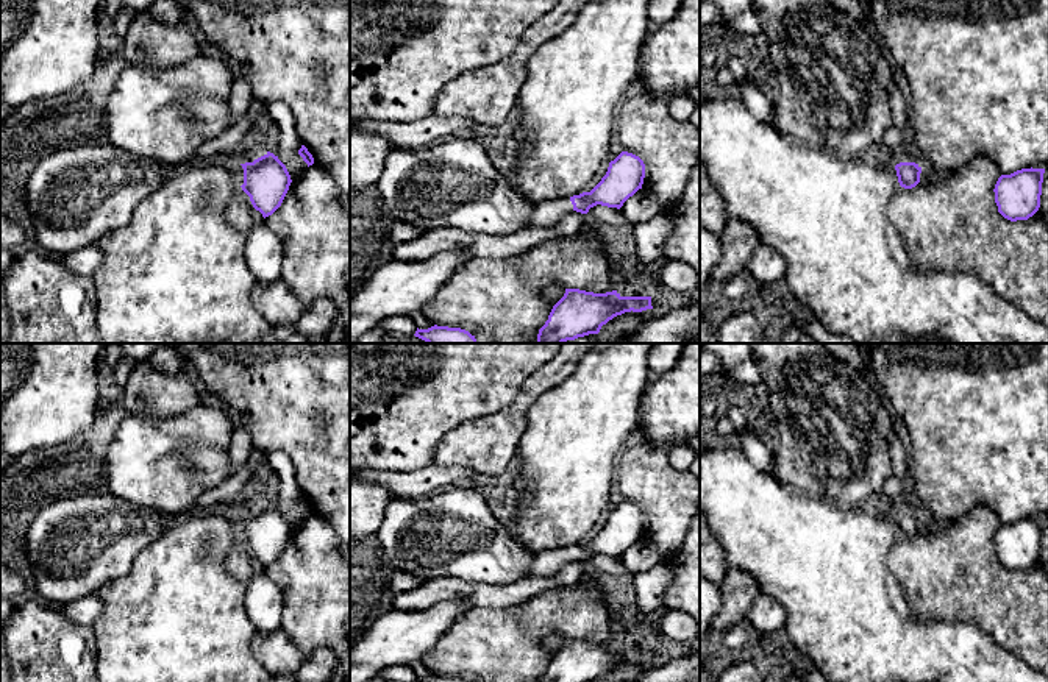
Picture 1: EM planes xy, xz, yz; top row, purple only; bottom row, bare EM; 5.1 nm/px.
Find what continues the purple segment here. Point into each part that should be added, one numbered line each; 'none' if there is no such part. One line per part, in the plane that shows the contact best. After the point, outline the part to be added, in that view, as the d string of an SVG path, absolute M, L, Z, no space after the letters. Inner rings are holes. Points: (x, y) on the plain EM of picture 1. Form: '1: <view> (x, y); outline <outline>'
1: xz (545, 564); outline M570 548L542 551L534 556L528 576L548 577L558 573L564 565L573 562Z

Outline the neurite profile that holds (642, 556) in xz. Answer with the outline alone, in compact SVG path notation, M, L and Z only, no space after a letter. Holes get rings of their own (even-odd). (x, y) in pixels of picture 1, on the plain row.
M642 537L633 546L629 546L620 559L626 570L634 576L637 573L651 570L665 557L648 538Z

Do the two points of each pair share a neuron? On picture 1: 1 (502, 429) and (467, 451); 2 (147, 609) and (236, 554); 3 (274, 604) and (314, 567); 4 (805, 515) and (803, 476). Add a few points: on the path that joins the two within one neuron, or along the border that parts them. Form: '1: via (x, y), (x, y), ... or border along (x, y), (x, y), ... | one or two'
1: via (494, 437), (486, 445), (475, 445) | one
2: border along (241, 537), (227, 554), (227, 568), (245, 582) | two
3: border along (263, 571), (281, 592), (283, 620), (280, 626) | two
4: border along (775, 478), (795, 490), (826, 498), (837, 506) | two

